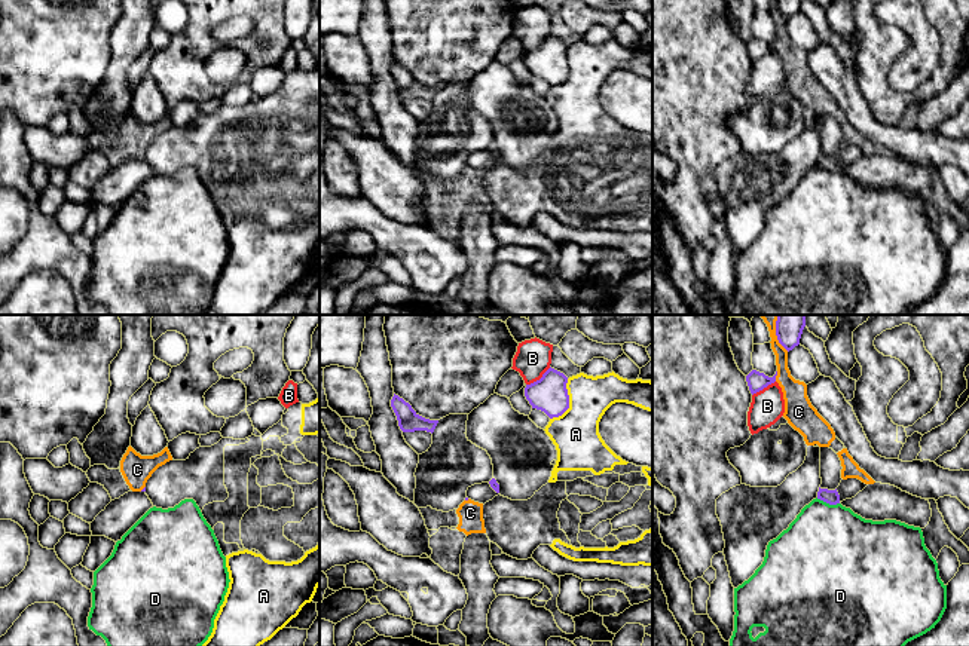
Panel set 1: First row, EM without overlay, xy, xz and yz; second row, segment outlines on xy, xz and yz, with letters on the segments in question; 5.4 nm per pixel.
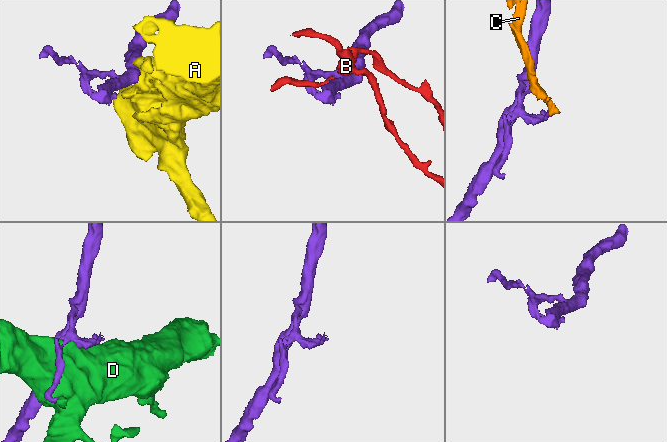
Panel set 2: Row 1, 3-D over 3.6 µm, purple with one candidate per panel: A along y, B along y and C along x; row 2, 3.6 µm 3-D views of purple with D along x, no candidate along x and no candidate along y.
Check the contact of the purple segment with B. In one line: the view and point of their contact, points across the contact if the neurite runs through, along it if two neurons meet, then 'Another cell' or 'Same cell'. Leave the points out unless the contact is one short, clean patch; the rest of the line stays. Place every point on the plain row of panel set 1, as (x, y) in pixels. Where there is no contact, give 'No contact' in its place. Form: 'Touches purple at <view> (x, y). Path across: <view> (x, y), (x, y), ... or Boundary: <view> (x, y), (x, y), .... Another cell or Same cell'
Touches purple at xz (540, 46). Another cell

